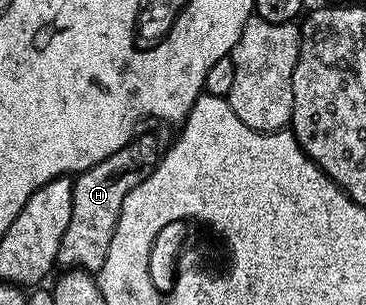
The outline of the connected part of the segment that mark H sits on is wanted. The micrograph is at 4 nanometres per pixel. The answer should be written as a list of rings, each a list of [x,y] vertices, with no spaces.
[[[145,139],[142,143],[133,141],[123,145],[111,157],[99,161],[99,165],[89,168],[88,171],[80,172],[73,179],[73,196],[71,197],[71,221],[67,221],[67,233],[63,233],[63,241],[59,241],[59,253],[57,254],[57,267],[61,269],[77,268],[81,271],[95,273],[107,261],[107,249],[111,246],[111,237],[115,234],[115,225],[119,221],[119,209],[123,209],[123,197],[139,181],[143,181],[157,167],[157,162],[161,159],[162,144],[152,143]]]

